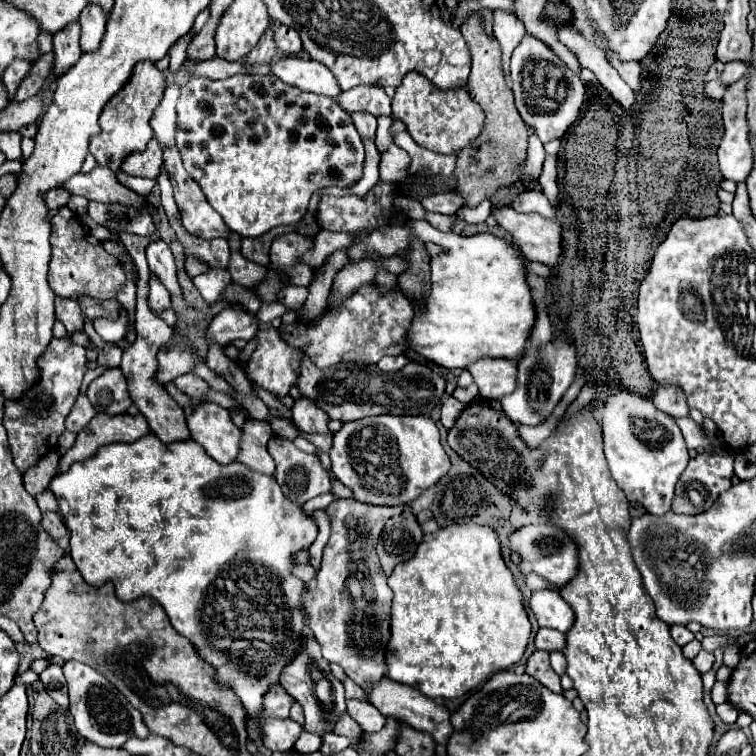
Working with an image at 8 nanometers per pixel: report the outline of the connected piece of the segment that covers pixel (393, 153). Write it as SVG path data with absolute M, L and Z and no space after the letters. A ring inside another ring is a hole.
M391 143L389 151L381 153L381 165L379 165L381 181L405 181L407 169L409 169L407 151L403 151L395 143Z

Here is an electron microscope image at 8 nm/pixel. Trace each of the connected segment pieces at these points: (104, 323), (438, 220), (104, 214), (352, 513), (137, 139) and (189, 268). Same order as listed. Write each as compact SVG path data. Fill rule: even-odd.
M123 313L123 317L119 317L119 321L107 321L107 319L95 319L93 321L95 331L109 343L113 341L121 341L127 333L127 315Z
M425 213L425 219L439 231L451 231L451 227L455 225L457 217L449 217L449 215L439 215L439 213Z
M90 201L87 213L99 225L106 227L106 221L108 218L107 205L96 201Z
M337 499L327 507L331 517L331 537L323 549L321 569L315 579L315 587L307 591L305 609L309 615L309 627L323 649L323 657L329 663L337 663L345 669L347 677L353 679L361 689L371 689L387 675L385 653L389 643L389 619L391 619L391 601L393 591L387 585L387 575L379 565L375 553L377 539L383 531L383 525L389 517L399 515L405 505L397 507L375 507L361 505L355 499ZM353 625L371 625L387 627L387 637L349 637Z
M141 61L135 67L131 81L119 93L115 93L115 97L111 97L111 101L107 101L107 105L103 107L103 113L99 117L101 133L97 137L93 137L91 145L89 145L89 153L95 157L97 165L109 167L113 173L117 173L127 155L131 155L135 151L143 151L147 147L149 139L153 137L153 129L151 129L149 121L163 97L165 87L167 87L165 73L159 71L155 67L155 63Z
M187 257L187 259L185 259L185 271L187 271L187 275L193 279L193 277L201 275L203 271L207 271L207 265L199 263L197 259L191 259L191 257Z

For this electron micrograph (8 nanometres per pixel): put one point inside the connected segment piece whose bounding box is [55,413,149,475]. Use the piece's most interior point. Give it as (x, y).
(103, 429)

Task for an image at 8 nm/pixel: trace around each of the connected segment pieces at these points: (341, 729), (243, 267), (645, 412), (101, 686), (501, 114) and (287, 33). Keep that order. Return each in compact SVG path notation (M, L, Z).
M345 713L339 721L337 721L337 725L335 725L335 729L333 729L333 733L337 733L337 735L345 735L345 737L349 737L351 739L351 745L355 745L357 741L359 741L359 737L361 737L361 727Z
M231 231L228 239L231 249L228 271L234 283L250 288L265 278L267 268L249 261L241 255L241 239L241 236Z
M621 389L607 399L601 413L601 427L609 471L625 497L643 505L647 513L667 513L675 485L689 463L687 445L677 423L659 411L651 399Z
M67 661L63 673L69 687L69 713L73 715L75 729L101 747L121 747L129 737L147 737L149 729L143 725L139 711L107 681L101 673L79 661Z
M481 9L463 21L461 33L469 43L473 55L473 67L467 83L467 91L475 103L485 111L485 129L467 149L461 149L455 165L455 193L465 201L465 207L477 207L483 199L489 199L499 187L511 187L517 177L517 167L527 157L527 125L515 109L513 93L505 85L505 71L501 65L501 49L493 37L491 9Z
M279 25L275 31L275 43L277 49L289 57L295 57L301 53L301 41L299 41L299 33L295 33L295 29L287 27L287 25Z

